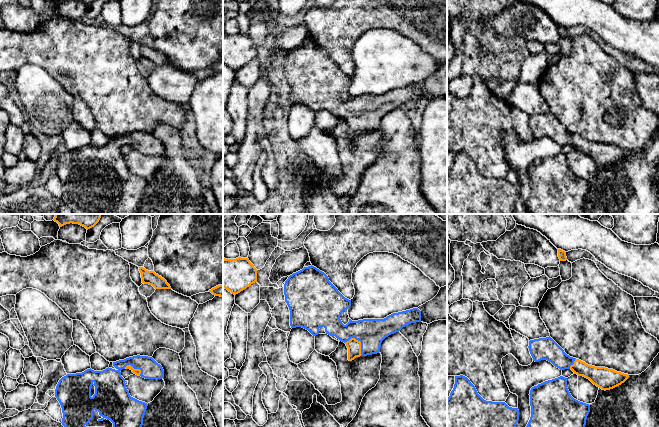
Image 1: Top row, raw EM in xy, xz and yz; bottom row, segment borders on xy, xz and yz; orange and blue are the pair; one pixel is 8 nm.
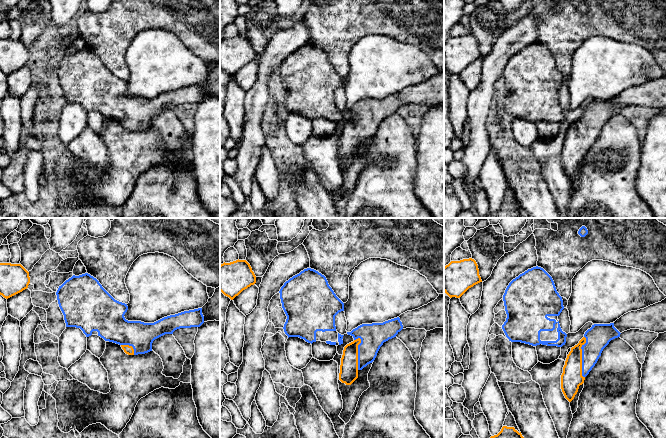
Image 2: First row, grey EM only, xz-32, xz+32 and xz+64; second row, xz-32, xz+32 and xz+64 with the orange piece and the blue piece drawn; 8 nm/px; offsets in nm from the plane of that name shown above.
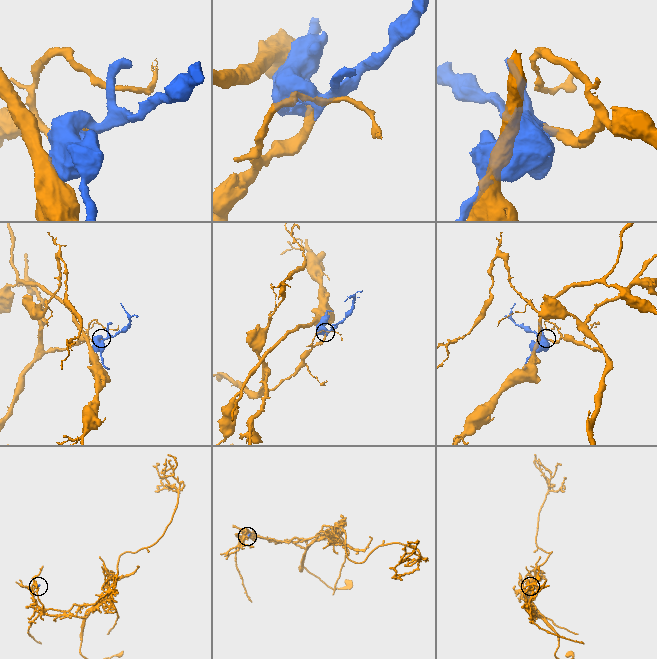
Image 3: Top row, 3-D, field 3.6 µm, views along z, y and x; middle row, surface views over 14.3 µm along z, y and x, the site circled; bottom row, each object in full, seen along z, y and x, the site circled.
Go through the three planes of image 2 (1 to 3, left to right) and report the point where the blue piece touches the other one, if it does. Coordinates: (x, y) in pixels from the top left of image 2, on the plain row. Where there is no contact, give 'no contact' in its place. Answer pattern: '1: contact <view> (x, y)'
1: contact xz-32 (130, 122)
2: contact xz+32 (357, 129)
3: contact xz+64 (581, 133)

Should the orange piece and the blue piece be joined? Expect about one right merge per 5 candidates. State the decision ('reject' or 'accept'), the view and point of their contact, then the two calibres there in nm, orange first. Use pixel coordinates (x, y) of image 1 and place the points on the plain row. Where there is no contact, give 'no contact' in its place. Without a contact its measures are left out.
accept; contact xz (359, 117); calibres 110 and 220 nm

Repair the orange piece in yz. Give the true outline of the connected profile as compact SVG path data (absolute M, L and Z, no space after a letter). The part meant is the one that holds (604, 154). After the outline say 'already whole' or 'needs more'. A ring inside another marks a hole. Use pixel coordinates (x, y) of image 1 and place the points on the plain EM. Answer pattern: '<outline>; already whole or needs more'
M549 112L529 117L529 127L533 137L547 136L560 146L571 145L574 150L589 155L602 166L613 165L624 159L629 151L605 143L595 143L570 133Z; needs more

